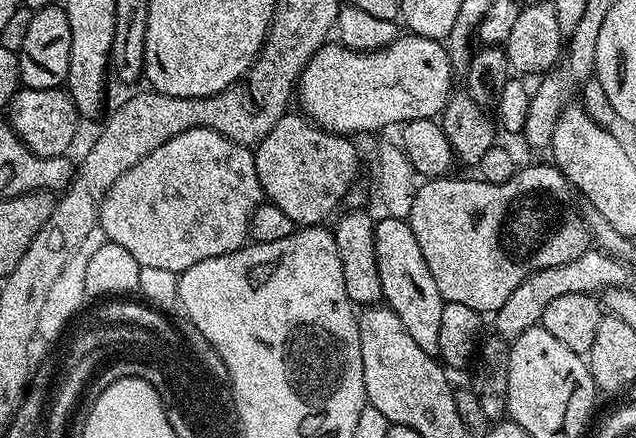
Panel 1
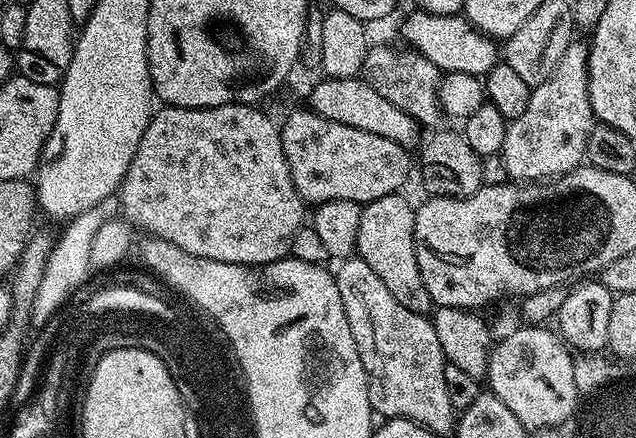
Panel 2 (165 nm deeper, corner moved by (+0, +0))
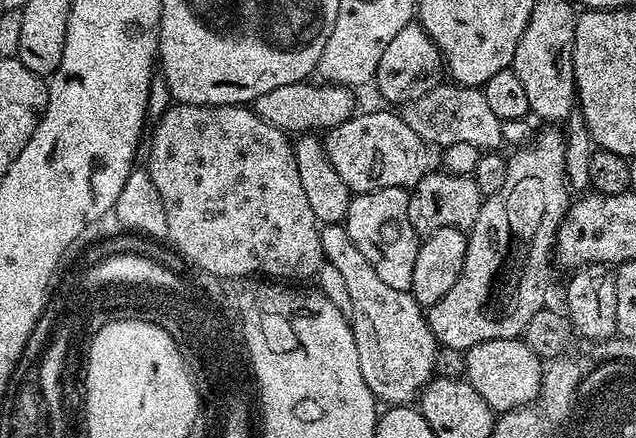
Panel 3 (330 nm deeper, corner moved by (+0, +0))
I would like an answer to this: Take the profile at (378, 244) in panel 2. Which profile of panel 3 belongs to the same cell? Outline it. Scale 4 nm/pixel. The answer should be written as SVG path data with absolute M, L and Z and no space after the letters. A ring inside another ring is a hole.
M379 188L373 192L362 192L353 195L348 215L346 217L346 227L354 246L366 254L366 262L374 266L374 271L386 286L394 286L394 290L409 291L414 278L414 262L418 258L421 237L416 235L414 226L410 226L408 217L408 197L409 193L403 188Z

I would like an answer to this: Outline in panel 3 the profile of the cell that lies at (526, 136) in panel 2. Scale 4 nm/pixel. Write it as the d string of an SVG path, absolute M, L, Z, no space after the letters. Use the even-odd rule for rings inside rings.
M537 131L531 143L517 147L513 151L516 153L507 157L506 182L502 182L502 190L481 203L478 218L467 233L466 258L458 282L427 309L428 325L437 345L467 350L482 342L523 337L530 318L546 307L548 263L553 263L556 232L570 207L564 146L565 137L559 131Z

